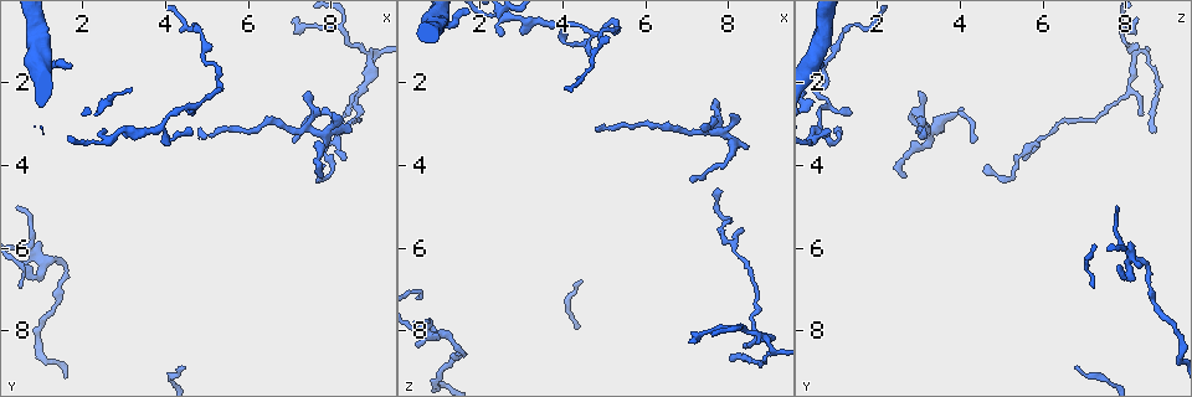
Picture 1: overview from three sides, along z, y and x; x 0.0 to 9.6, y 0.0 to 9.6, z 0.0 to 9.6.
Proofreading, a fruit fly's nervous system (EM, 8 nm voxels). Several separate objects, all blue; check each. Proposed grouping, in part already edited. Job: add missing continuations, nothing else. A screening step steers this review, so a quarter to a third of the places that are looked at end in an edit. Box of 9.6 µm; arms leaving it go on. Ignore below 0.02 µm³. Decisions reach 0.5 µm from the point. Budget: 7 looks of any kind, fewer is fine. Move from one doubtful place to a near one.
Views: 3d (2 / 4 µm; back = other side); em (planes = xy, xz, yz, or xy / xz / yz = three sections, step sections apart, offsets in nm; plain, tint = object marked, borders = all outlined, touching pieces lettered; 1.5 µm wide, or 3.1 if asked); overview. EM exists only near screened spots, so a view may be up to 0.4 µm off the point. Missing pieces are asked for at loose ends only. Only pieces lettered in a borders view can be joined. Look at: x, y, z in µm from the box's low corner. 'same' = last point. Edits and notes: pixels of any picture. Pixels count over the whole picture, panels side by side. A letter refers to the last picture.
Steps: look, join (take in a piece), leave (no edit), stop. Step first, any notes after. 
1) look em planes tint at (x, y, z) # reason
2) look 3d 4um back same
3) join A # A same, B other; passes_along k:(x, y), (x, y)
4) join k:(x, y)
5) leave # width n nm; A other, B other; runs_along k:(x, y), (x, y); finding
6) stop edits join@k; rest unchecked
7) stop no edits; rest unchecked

look em planes borders at (2.50, 3.20, 0.85) # thin end

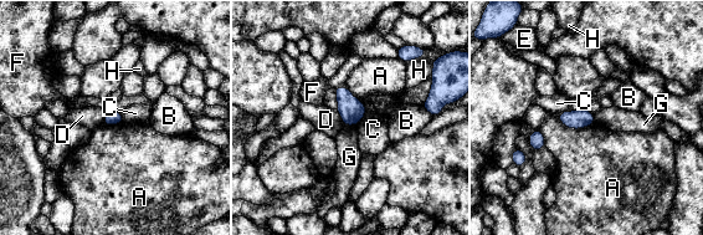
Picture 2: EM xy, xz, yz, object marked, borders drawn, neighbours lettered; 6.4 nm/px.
leave # A other, B other, C other, D other, E other, F other, G other, H other; none of them fits

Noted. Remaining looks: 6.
look em planes borders at (4.60, 3.05, 0.95) # free end

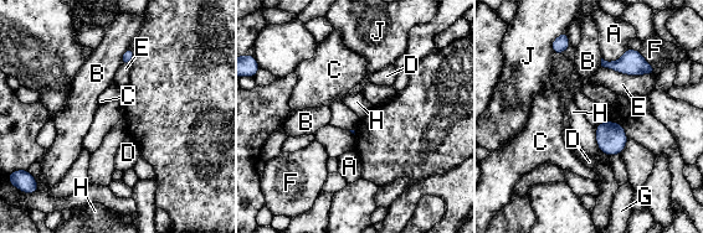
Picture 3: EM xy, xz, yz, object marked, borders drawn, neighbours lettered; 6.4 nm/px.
leave # longest_contact E 340 nm; A other, B other, C other, D other, E other, F other, G other, H other, J other; no lettered piece goes on from it

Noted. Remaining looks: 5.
look em planes borders at (4.85, 3.05, 3.20)

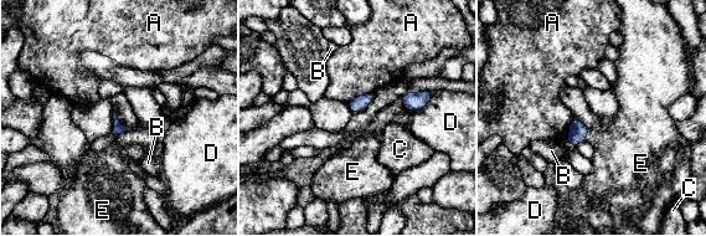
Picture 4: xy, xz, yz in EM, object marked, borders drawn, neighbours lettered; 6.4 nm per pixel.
join E # A other, B other, C other, D other, E same; passes_along 4:(118, 128), (123, 132), (109, 168); the cell continues

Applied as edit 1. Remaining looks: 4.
stop edits join@4; rest unchecked

